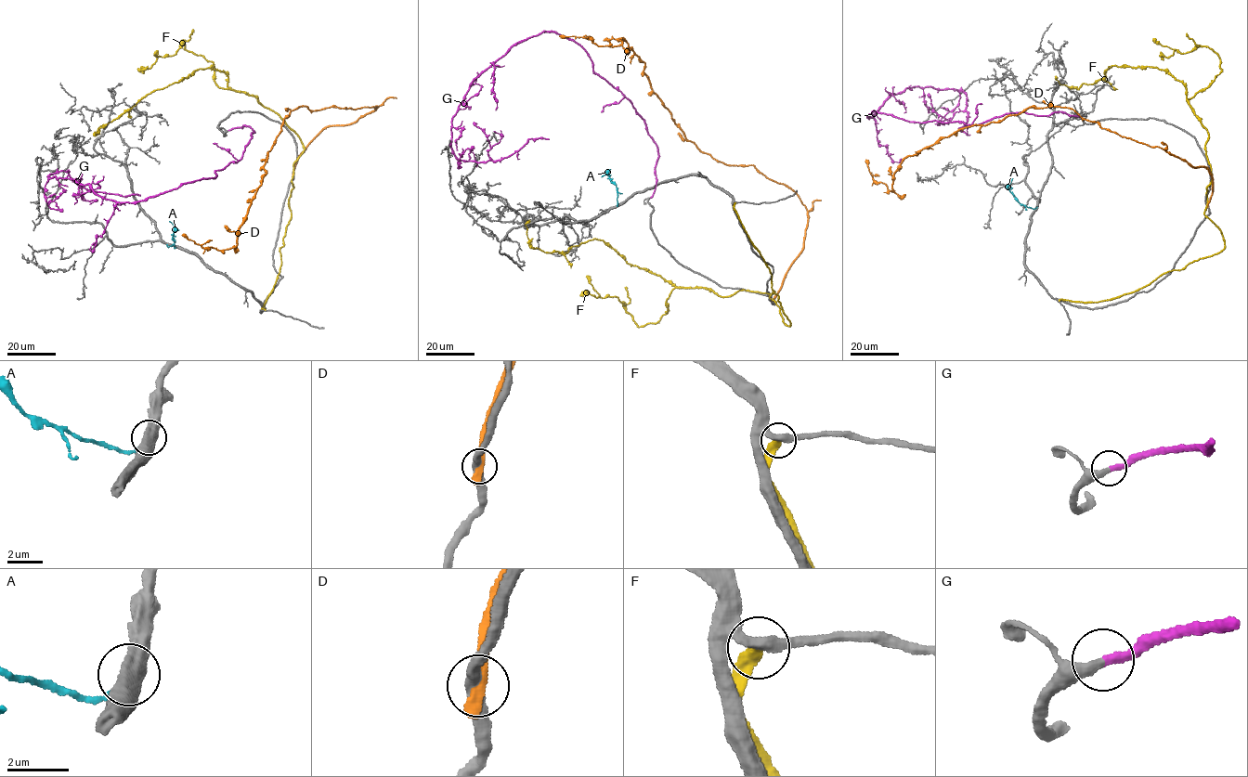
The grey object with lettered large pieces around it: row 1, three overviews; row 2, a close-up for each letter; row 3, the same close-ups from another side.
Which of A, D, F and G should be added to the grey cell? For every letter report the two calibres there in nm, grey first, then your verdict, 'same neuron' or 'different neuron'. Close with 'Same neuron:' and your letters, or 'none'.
A: calibres 550 and 200 nm; different neuron
D: calibres 420 and 480 nm; different neuron
F: calibres 320 and 360 nm; different neuron
G: calibres 360 and 320 nm; same neuron
Same neuron: G

